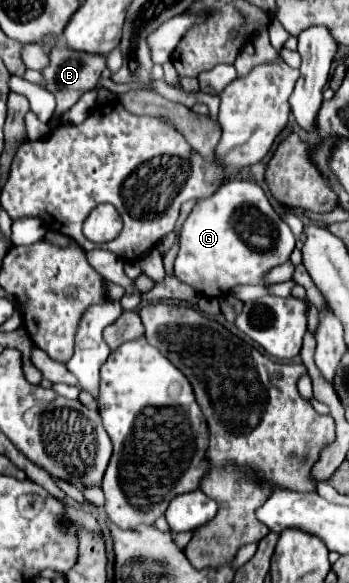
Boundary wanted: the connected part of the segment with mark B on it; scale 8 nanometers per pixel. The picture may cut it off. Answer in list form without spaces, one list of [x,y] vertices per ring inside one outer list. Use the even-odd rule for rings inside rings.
[[[56,45],[50,53],[50,65],[44,67],[42,77],[44,77],[44,87],[56,95],[56,111],[54,115],[60,117],[64,111],[68,111],[82,93],[94,89],[98,85],[98,79],[102,71],[106,69],[106,57],[104,55],[90,55],[90,53],[76,53],[66,49],[64,45]]]

